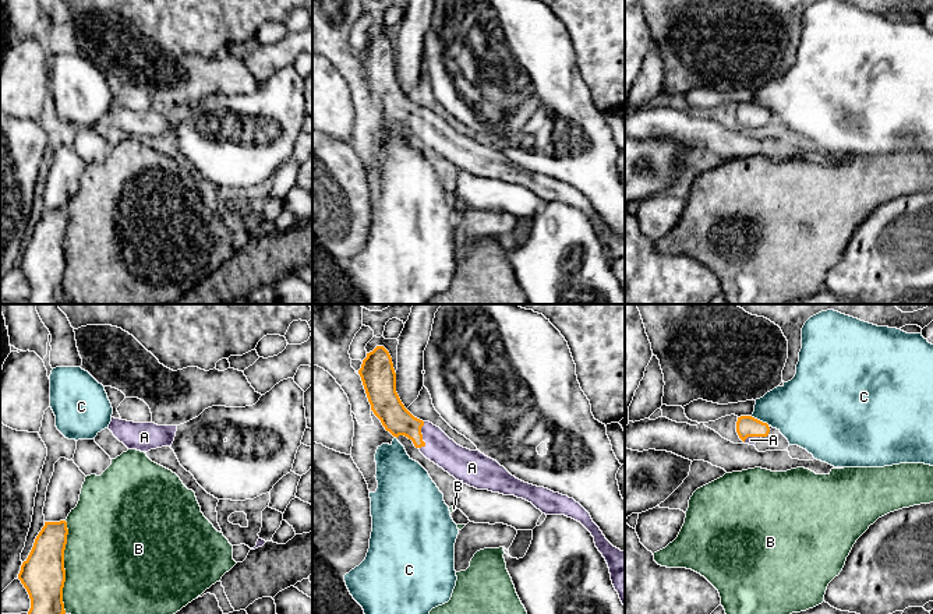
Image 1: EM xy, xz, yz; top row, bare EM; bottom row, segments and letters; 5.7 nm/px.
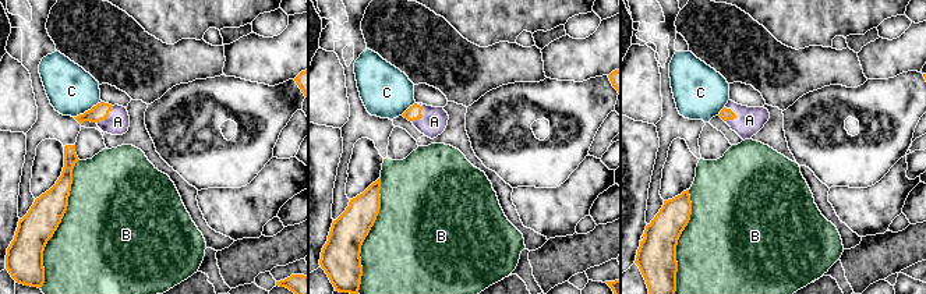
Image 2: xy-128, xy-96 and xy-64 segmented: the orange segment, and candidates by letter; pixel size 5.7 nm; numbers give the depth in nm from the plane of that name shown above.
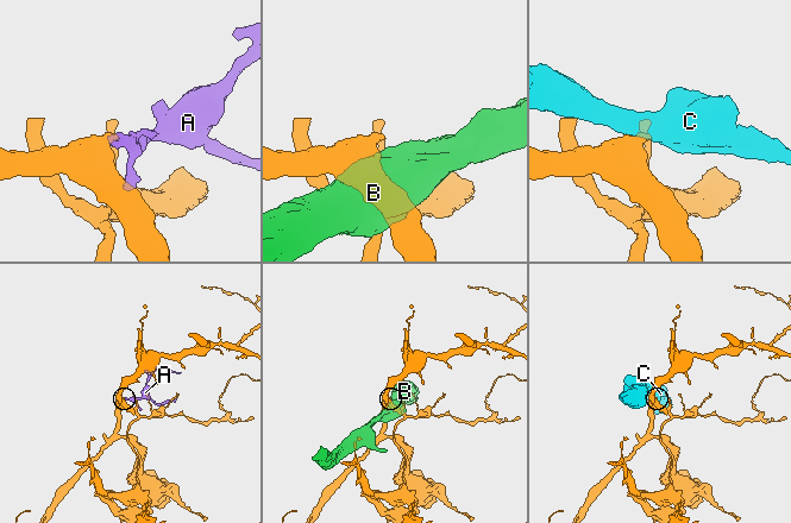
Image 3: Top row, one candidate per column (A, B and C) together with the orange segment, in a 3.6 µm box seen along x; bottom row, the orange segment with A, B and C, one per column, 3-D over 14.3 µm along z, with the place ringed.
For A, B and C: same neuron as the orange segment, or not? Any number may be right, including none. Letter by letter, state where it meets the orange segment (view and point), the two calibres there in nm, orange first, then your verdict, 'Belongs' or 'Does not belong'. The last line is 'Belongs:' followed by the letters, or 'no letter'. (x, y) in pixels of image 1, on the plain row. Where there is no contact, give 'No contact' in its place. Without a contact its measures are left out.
A: Touches orange at xz (421, 123). Thickness 170 nm (orange) against 170 nm. Belongs
B: Touches orange at xy (63, 254). Thickness 260 nm (orange) against 480 nm. Does not belong
C: Touches orange at yz (759, 108). Thickness 130 nm (orange) against 340 nm. Does not belong
Belongs: A

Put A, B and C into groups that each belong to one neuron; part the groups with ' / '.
A / B / C

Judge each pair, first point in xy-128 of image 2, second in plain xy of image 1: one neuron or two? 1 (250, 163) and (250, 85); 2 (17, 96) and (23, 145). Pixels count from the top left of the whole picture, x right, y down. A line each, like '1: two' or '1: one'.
1: two
2: two

